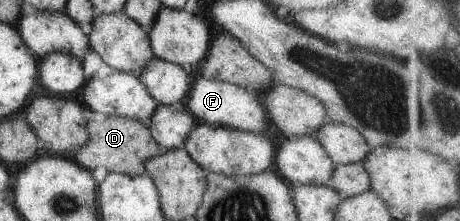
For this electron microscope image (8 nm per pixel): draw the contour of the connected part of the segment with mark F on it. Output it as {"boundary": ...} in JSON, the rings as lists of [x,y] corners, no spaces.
{"boundary":[[[204,77],[195,80],[187,92],[185,103],[188,111],[197,120],[207,122],[207,124],[215,124],[215,126],[227,126],[227,128],[237,128],[237,130],[245,130],[245,132],[262,134],[267,130],[270,123],[260,96],[223,81]]]}

